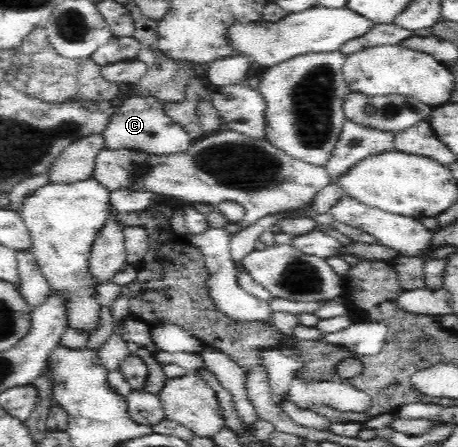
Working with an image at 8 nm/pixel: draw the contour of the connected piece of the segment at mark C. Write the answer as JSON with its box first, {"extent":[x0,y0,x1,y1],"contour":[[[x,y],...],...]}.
{"extent":[102,98,194,156],"contour":[[[128,98],[122,101],[120,110],[110,119],[102,132],[104,149],[147,153],[148,156],[173,156],[188,153],[194,142],[184,129],[164,112],[163,103],[157,98]]]}

